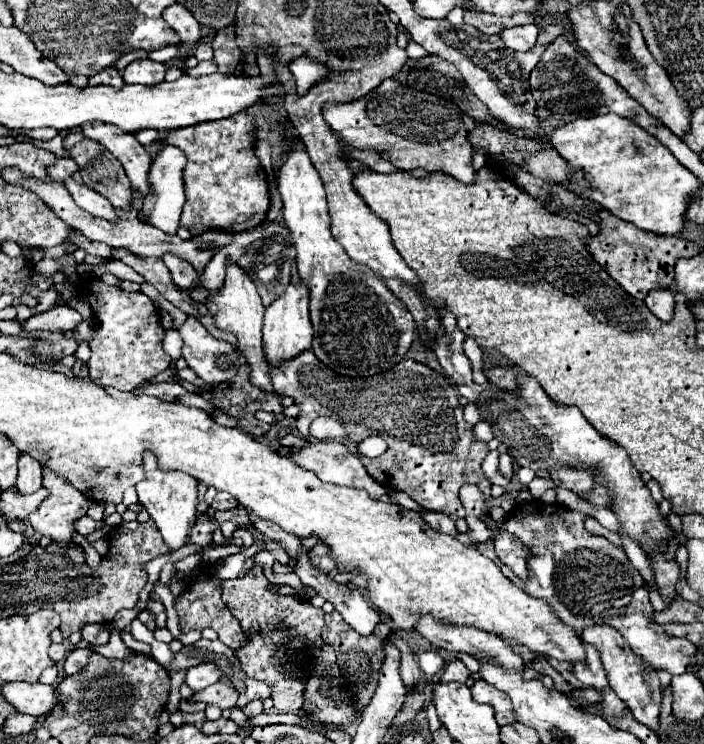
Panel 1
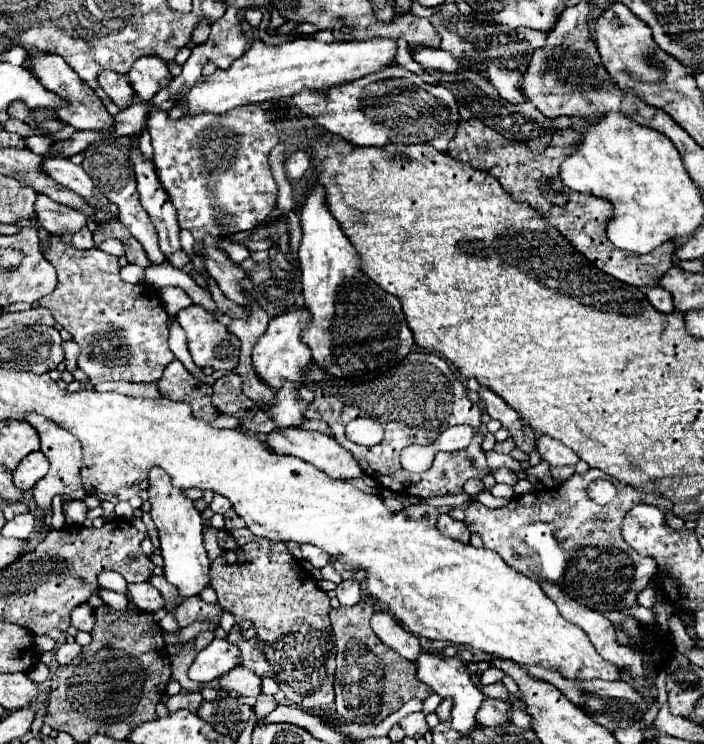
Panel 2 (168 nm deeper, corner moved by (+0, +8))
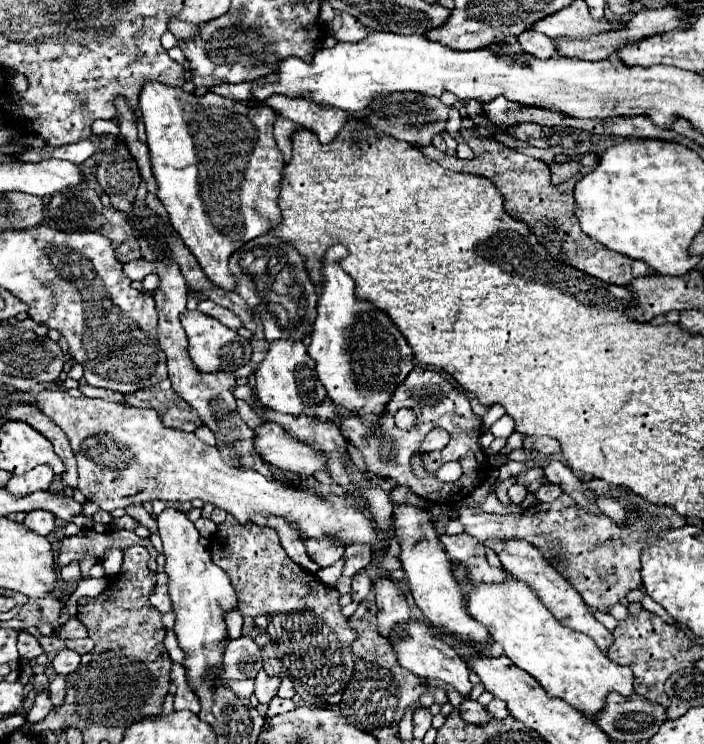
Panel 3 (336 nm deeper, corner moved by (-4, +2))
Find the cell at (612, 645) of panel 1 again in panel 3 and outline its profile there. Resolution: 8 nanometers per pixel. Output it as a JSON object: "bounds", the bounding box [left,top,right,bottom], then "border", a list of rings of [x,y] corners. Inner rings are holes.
{"bounds":[486,540,614,652],"border":[[[492,540],[492,544],[486,544],[486,546],[498,554],[498,558],[502,562],[502,568],[506,572],[510,572],[518,580],[524,580],[526,584],[530,584],[530,588],[538,594],[538,598],[542,600],[542,604],[556,616],[556,620],[560,624],[568,626],[570,630],[578,630],[578,632],[590,636],[604,652],[608,652],[608,648],[614,642],[612,632],[606,630],[594,618],[594,614],[584,604],[582,596],[556,570],[552,570],[552,566],[544,560],[544,556],[540,556],[540,552],[536,552],[536,548],[532,548],[532,544],[528,544],[524,540]]]}

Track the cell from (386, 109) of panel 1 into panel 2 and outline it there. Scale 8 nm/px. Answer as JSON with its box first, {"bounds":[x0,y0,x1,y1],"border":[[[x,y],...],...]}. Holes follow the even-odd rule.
{"bounds":[292,66,460,152],"border":[[[392,66],[370,74],[368,78],[348,82],[346,86],[336,86],[336,90],[330,90],[328,98],[302,90],[300,94],[294,94],[292,100],[302,114],[314,118],[322,128],[342,136],[354,146],[384,148],[390,142],[406,142],[430,144],[444,152],[460,122],[454,94],[444,86],[422,82],[420,76],[404,66]]]}

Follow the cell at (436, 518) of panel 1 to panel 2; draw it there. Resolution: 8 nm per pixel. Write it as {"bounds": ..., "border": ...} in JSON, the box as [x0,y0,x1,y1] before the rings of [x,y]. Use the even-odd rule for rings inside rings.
{"bounds":[438,514,470,544],"border":[[[442,514],[438,518],[438,530],[446,538],[452,538],[452,540],[458,540],[458,542],[464,542],[464,544],[470,542],[470,530],[464,526],[464,522],[452,520],[448,514]]]}

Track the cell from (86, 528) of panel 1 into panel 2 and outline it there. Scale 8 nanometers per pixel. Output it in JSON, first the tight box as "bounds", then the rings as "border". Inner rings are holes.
{"bounds":[64,500,88,526],"border":[[[68,500],[64,504],[64,514],[66,514],[66,524],[70,526],[80,526],[86,520],[88,508],[82,500]]]}

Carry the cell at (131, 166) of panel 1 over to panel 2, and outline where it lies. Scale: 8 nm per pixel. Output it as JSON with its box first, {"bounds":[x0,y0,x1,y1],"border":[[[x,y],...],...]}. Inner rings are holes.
{"bounds":[30,52,112,130],"border":[[[30,52],[30,60],[32,60],[32,72],[36,74],[36,78],[40,78],[40,84],[46,88],[46,90],[52,90],[54,94],[60,94],[60,98],[64,98],[64,102],[68,102],[68,110],[70,112],[56,112],[56,116],[60,120],[64,120],[66,124],[74,126],[76,130],[110,130],[112,126],[112,116],[108,114],[108,110],[104,108],[102,100],[96,96],[96,92],[86,86],[72,70],[70,66],[64,62],[64,58],[56,56],[56,54],[32,54]]]}

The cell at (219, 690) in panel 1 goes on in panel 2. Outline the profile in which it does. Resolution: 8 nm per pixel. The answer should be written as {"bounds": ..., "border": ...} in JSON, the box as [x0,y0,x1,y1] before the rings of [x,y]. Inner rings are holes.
{"bounds":[220,666,262,696],"border":[[[240,666],[240,668],[224,674],[220,684],[224,690],[234,690],[240,696],[258,696],[260,688],[262,688],[262,678],[252,674],[252,670]]]}

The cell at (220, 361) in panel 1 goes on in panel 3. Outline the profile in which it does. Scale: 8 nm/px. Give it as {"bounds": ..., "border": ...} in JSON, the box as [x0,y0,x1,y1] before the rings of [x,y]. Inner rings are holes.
{"bounds":[182,310,252,372],"border":[[[186,310],[184,316],[182,316],[182,328],[188,336],[190,358],[200,372],[220,372],[220,370],[234,372],[236,368],[250,362],[250,354],[252,354],[250,342],[246,338],[238,336],[238,332],[220,324],[218,320],[214,320],[210,316],[204,316],[198,310]]]}

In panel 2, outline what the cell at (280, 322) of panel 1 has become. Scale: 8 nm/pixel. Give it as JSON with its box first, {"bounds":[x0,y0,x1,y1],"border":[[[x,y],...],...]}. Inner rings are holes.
{"bounds":[252,308,312,390],"border":[[[294,308],[294,310],[290,310],[282,316],[272,318],[270,324],[268,324],[268,330],[264,332],[264,336],[260,336],[258,344],[254,346],[254,352],[252,352],[254,372],[272,390],[280,390],[284,386],[284,382],[292,382],[296,386],[302,386],[304,378],[310,374],[312,352],[300,340],[300,332],[308,324],[310,324],[308,310],[296,310]]]}

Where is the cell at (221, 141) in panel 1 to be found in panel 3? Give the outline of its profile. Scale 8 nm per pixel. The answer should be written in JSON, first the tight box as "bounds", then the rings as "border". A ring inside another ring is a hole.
{"bounds":[140,80,284,290],"border":[[[146,80],[140,92],[140,114],[146,124],[146,144],[150,148],[152,172],[158,182],[158,198],[162,200],[174,230],[196,256],[206,276],[216,286],[232,290],[234,280],[228,272],[228,256],[242,244],[280,224],[278,196],[284,160],[272,136],[276,112],[268,106],[248,106],[246,102],[230,100],[212,92],[198,98],[178,86]]]}

